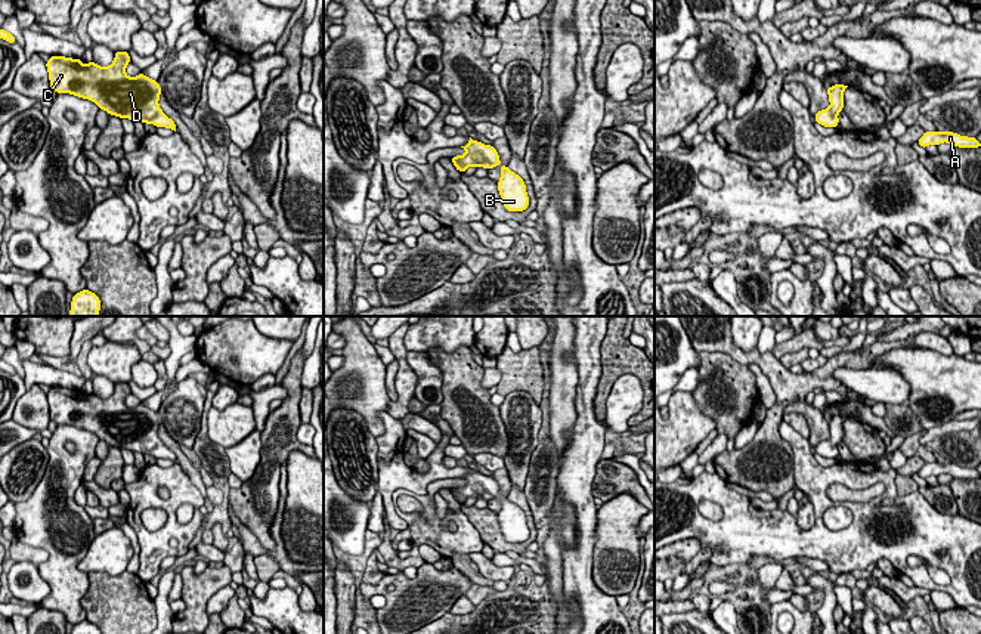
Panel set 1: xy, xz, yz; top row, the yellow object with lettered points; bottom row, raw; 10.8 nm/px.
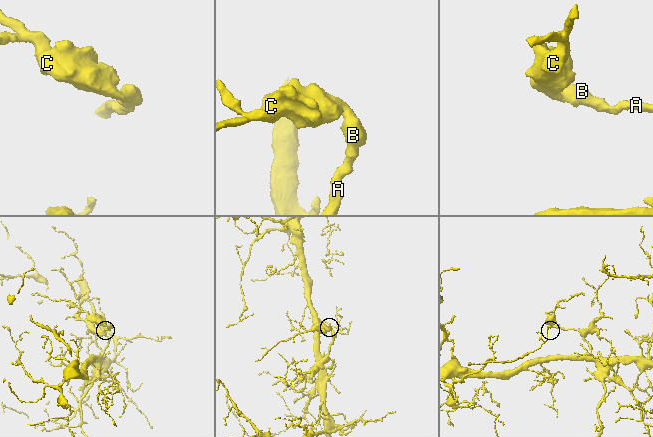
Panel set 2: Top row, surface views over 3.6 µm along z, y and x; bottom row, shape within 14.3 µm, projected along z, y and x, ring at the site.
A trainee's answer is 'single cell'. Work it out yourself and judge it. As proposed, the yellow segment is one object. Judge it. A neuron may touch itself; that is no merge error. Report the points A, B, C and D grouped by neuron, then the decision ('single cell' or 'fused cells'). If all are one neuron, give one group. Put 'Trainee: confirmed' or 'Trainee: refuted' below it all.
groups A B C D; single cell
Trainee: confirmed

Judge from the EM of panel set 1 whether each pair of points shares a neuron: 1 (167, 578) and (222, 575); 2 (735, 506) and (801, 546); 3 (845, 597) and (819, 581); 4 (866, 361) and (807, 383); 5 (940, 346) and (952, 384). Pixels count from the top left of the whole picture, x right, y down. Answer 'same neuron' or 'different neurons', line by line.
1: different neurons
2: same neuron
3: different neurons
4: same neuron
5: different neurons

